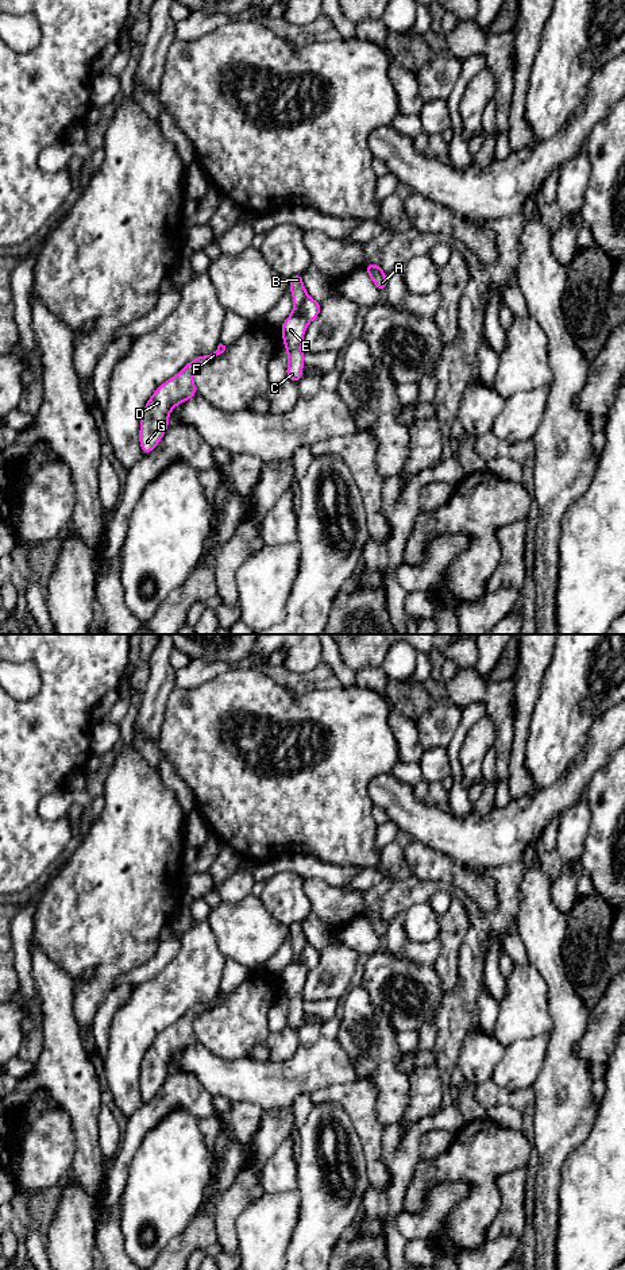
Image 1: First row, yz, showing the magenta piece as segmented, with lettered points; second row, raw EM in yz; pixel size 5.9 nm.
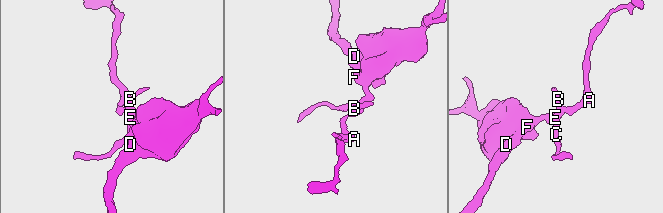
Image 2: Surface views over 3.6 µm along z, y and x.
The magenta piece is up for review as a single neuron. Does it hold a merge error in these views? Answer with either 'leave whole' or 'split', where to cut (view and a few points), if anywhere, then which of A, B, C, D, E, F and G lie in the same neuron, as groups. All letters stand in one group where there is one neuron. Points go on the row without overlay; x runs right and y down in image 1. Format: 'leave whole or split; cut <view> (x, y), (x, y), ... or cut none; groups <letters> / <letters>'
split; cut yz (308, 944), (301, 953), (301, 962), (307, 969); groups A D F G / B C E

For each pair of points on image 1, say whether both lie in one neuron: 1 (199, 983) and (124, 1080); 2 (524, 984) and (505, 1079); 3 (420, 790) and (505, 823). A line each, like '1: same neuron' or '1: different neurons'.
1: same neuron
2: same neuron
3: different neurons

